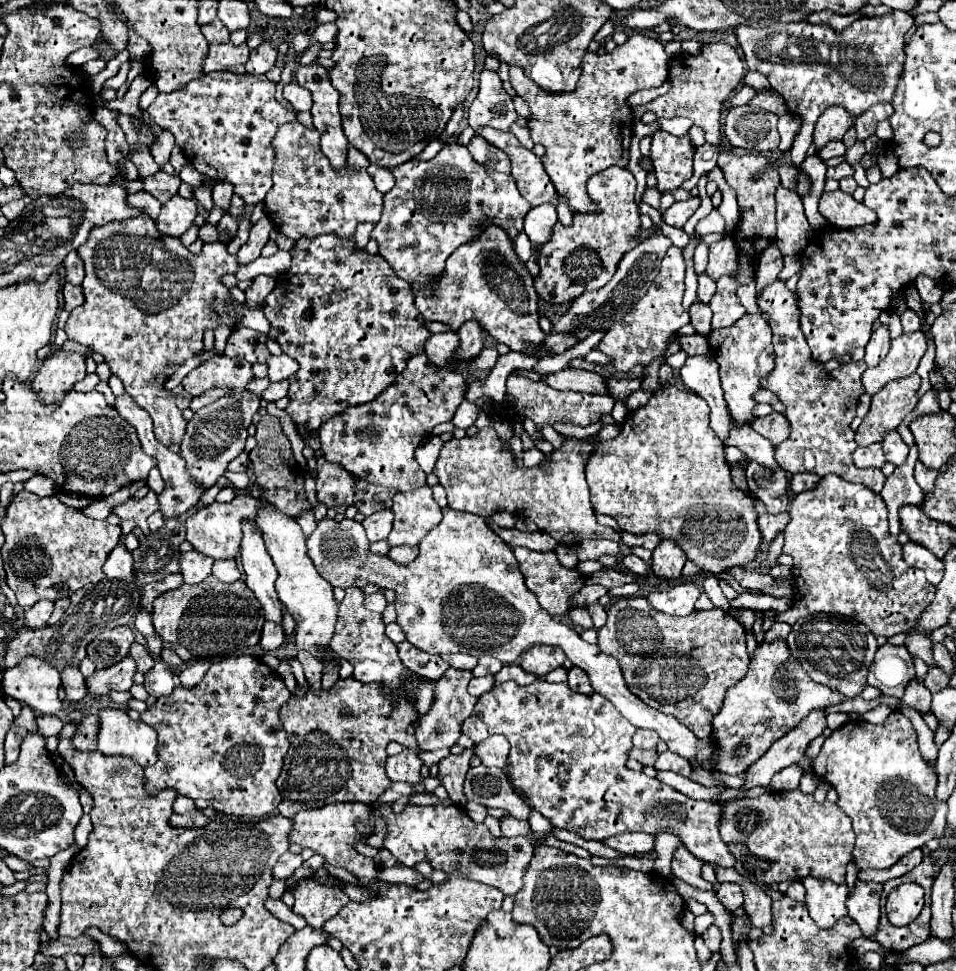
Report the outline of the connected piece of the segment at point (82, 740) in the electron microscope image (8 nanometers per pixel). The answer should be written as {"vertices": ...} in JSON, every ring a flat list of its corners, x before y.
{"vertices":[[87,715,77,723,75,737,71,739,75,749,79,751,95,751,97,749,97,727,99,727,99,717,97,715]]}

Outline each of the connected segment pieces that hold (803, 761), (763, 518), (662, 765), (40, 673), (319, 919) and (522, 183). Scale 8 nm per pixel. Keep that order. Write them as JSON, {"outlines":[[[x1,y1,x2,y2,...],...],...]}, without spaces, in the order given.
{"outlines":[[[825,710,811,711,795,729,791,729,781,739,777,739,771,745,771,749,759,761,755,761,755,765,749,767,749,771,745,773,743,789,757,787,757,785,769,785,775,773,791,765,799,765,801,769,811,771,813,759,805,757,805,749,815,737,822,735,826,726]],[[753,497,753,501,755,501,755,509,759,513,759,529,761,529,761,535,763,535,763,543,771,543,777,537,777,533,781,533,785,529,787,521,789,521,789,513,771,515,763,509,761,501,757,501,755,497]],[[665,751,659,755,659,759,655,761,655,769,659,771,673,771,673,773,679,773,683,777,689,777,691,775,691,765,687,759,671,753,671,751]],[[25,657,13,669,5,669,1,689,5,695,29,705,39,715,59,715,63,703,57,697,59,671,39,657]],[[301,879,293,891,295,905,293,911,303,915,307,925,321,929,339,909,349,903,349,897,343,891,343,881,335,879,333,883,321,883,317,879]],[[491,127,487,129,481,129,479,131,481,137,485,137,491,145,495,145,497,149,505,151,511,159,511,165,513,165,513,171,511,175,515,177,517,181,517,187,519,187,519,193,533,205,543,205,543,203,551,203,557,207,559,203,559,197,557,197,557,191,553,189,551,185,551,179,547,177,545,169,543,169,543,163,541,159,525,149,515,135,511,135,509,131,495,131]]]}

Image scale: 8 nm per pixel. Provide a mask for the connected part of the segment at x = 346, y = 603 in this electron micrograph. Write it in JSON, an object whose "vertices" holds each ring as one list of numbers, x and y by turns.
{"vertices":[[349,587,345,589,345,599,339,605,339,621,335,625,335,637,331,639,331,649,333,653,337,653,339,657,347,659,355,671,353,677,361,683,383,683,389,687,401,687,403,695,411,695,419,699,417,711,419,715,429,711,429,705,433,701,433,689,435,683,433,681,425,681,423,677,411,675,409,669,403,667,399,655,397,655,397,647,395,643,391,643,391,639,385,635,385,623,381,621,379,613,371,613,363,607,363,591,357,587]]}

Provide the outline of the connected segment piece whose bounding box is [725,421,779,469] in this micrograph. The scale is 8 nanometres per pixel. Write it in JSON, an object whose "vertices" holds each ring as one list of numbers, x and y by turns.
{"vertices":[[733,421,729,439,725,441,725,447,729,447,729,445,741,449,749,459,753,459,753,461,757,461,757,463,761,463,761,465,765,465,769,469,777,469,779,467,775,457,773,457,773,445,765,437,755,433,751,427,739,429,735,425,735,421]]}

